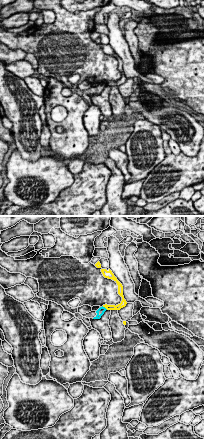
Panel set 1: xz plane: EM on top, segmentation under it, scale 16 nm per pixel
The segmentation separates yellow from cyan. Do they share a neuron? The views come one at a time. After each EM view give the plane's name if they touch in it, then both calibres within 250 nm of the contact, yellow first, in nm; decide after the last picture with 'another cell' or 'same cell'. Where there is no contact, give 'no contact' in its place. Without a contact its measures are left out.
xz | 100/120 nm

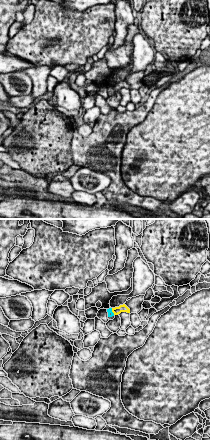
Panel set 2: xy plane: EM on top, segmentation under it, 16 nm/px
xy | 130/90 nm

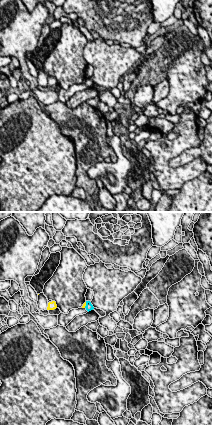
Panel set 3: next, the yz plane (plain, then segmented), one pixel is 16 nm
yz | 50/120 nm

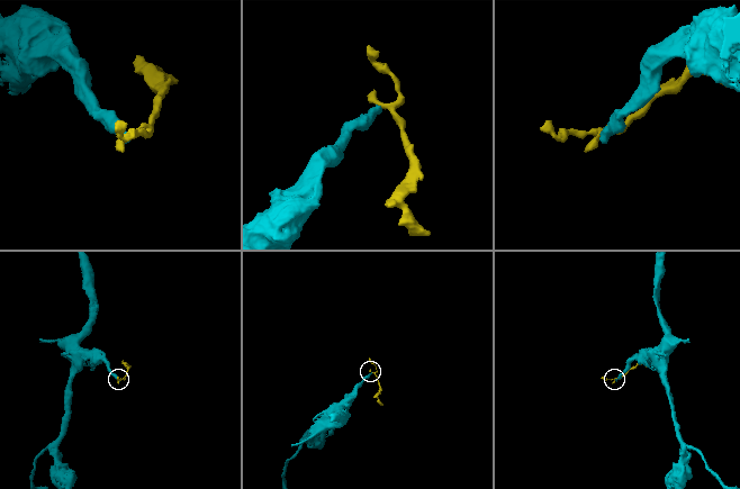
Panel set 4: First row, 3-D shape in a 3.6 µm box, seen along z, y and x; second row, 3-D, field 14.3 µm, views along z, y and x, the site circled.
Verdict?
another cell

